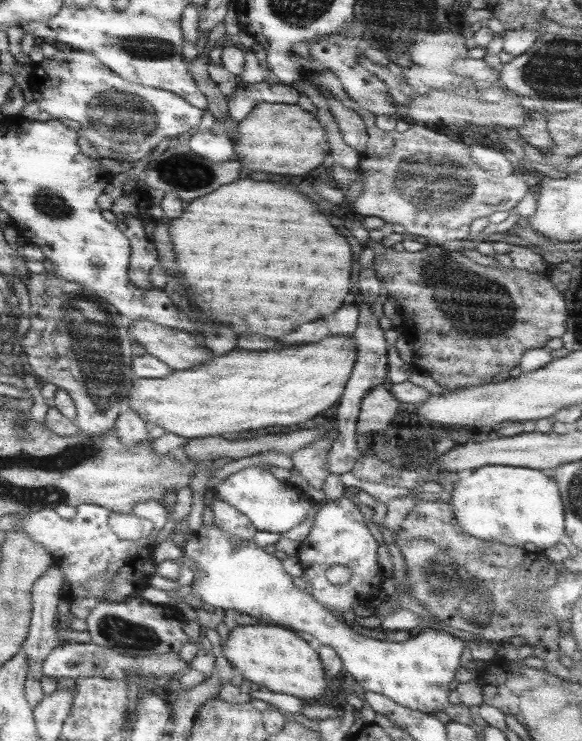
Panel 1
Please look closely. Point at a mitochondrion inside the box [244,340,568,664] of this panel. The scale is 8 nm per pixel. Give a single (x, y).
(466, 598)

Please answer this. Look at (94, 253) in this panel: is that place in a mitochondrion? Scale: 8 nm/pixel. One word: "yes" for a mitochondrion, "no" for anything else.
no

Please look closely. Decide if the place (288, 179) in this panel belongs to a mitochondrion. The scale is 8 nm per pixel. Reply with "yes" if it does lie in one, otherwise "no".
no

